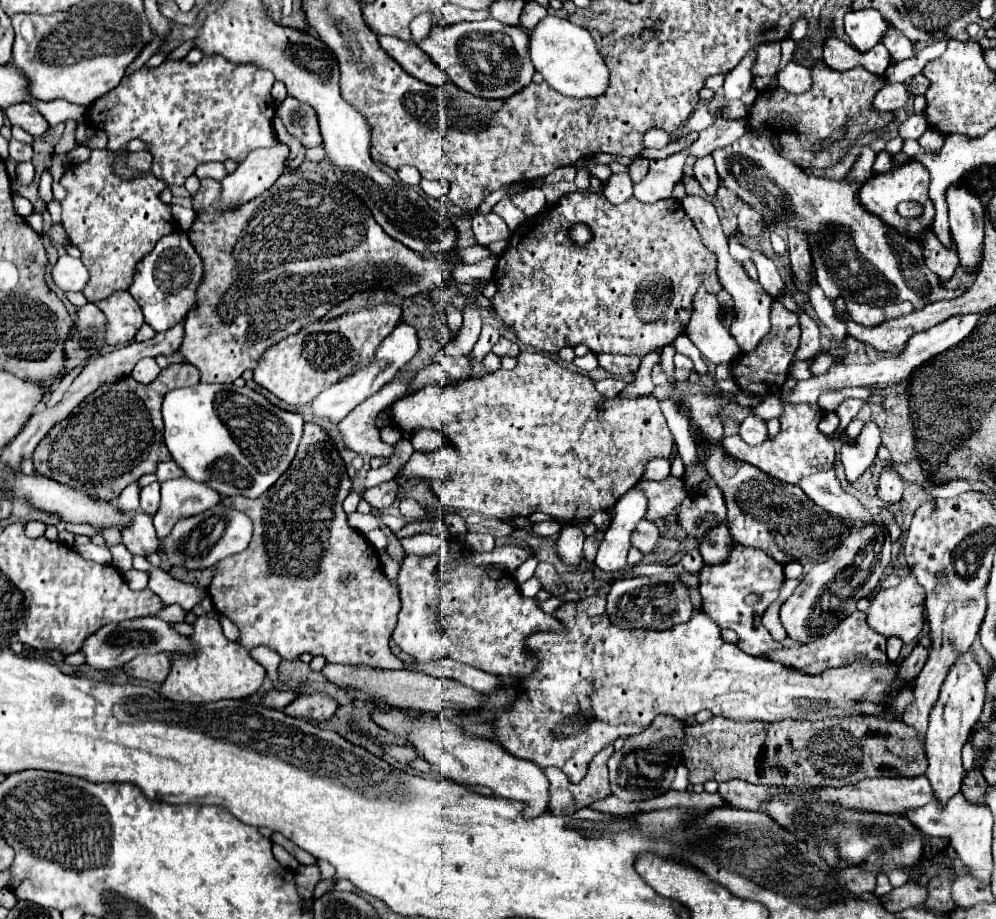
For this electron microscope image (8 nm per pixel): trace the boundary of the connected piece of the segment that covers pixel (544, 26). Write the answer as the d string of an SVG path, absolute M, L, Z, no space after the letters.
M546 16L532 30L528 30L528 56L536 68L544 76L544 82L556 92L570 98L588 98L602 94L608 82L608 68L598 54L598 48L588 30L572 24L566 18Z

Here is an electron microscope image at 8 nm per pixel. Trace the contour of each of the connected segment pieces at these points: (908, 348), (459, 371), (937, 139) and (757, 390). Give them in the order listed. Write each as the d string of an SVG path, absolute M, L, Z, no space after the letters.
M964 314L964 316L952 316L946 322L940 322L928 330L916 332L908 338L904 350L896 356L884 356L874 364L864 364L864 366L844 366L844 364L836 364L832 366L826 374L814 376L810 380L802 380L798 382L798 386L792 392L782 392L782 396L788 402L816 402L820 392L826 388L846 388L846 386L876 386L876 384L902 384L908 382L908 378L930 358L934 358L936 354L946 352L948 348L954 348L956 344L960 344L978 324L980 314Z
M442 352L436 354L436 362L446 370L446 374L454 380L464 380L468 378L472 366L468 364L466 358L446 358Z
M929 127L918 140L918 144L922 148L930 148L930 150L939 150L943 146L946 134L941 134L935 128Z
M780 302L772 304L772 330L760 340L760 346L752 354L740 354L732 360L732 376L738 382L738 386L744 392L758 394L758 396L770 396L778 394L782 388L782 382L788 376L788 368L792 364L792 356L798 350L798 340L800 340L800 324L798 316L790 310L786 310Z

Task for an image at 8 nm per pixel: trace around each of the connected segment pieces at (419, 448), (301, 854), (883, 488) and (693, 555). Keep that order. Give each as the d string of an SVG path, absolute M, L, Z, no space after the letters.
M424 430L412 436L412 446L416 452L436 452L438 448L442 448L446 444L446 438L442 438L442 434L438 434L438 430Z
M274 834L274 836L272 836L272 842L280 842L280 846L284 846L284 848L286 848L300 864L304 864L304 866L310 866L310 864L316 864L316 862L318 862L314 856L310 856L310 854L304 852L304 850L300 850L294 842L286 840L282 834Z
M886 466L886 468L882 470L880 482L878 482L878 498L880 498L886 506L898 504L900 498L902 498L902 484L904 484L904 480L900 478L900 474L898 474L894 468Z
M699 543L689 553L687 553L681 561L673 565L674 572L683 572L684 570L690 570L692 573L700 573L704 566L700 551Z

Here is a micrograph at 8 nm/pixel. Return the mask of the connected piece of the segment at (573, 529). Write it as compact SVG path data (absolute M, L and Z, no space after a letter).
M572 524L562 528L562 532L558 534L556 542L554 542L554 554L568 566L578 566L582 562L582 542L584 542L584 534L580 530L580 526Z

